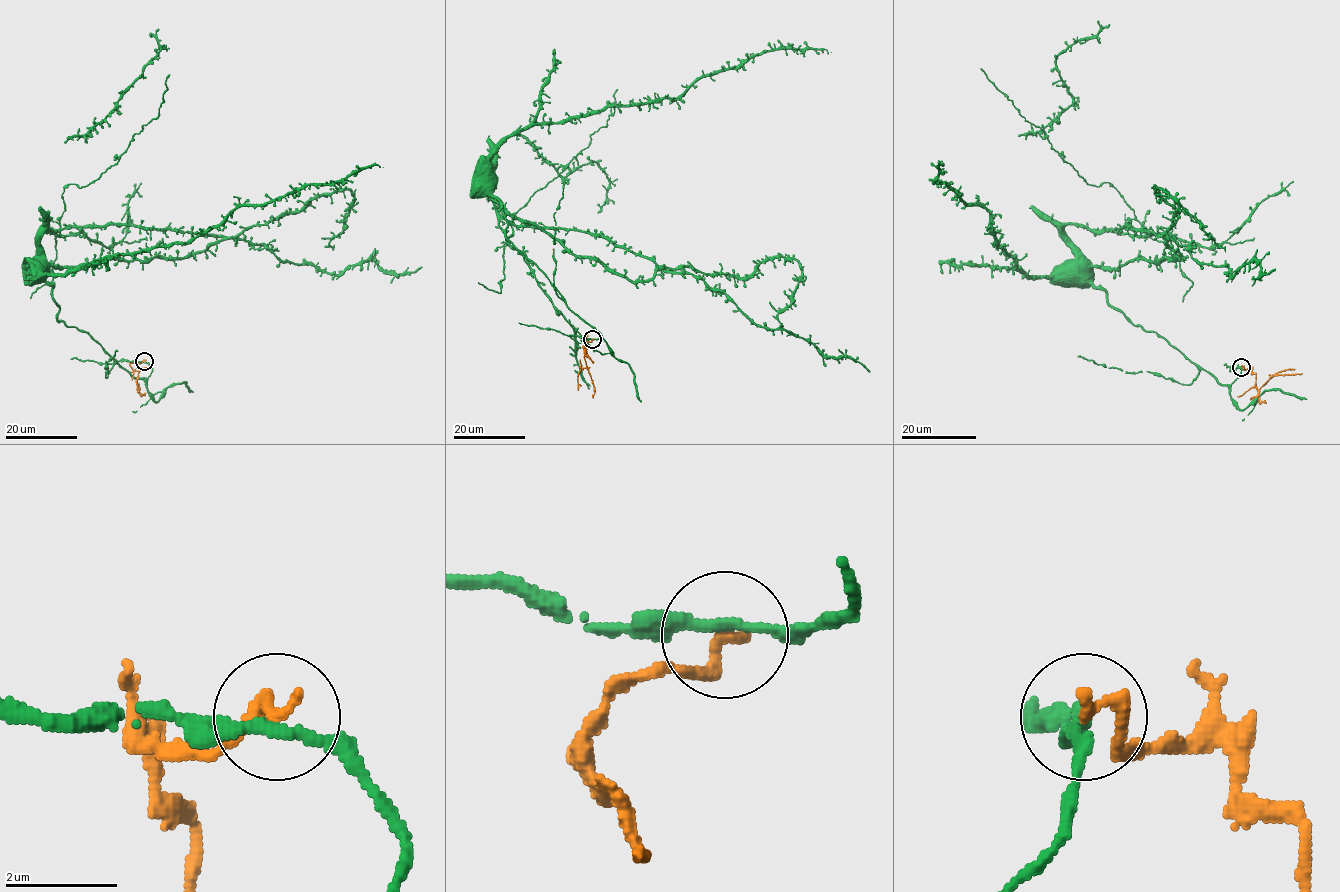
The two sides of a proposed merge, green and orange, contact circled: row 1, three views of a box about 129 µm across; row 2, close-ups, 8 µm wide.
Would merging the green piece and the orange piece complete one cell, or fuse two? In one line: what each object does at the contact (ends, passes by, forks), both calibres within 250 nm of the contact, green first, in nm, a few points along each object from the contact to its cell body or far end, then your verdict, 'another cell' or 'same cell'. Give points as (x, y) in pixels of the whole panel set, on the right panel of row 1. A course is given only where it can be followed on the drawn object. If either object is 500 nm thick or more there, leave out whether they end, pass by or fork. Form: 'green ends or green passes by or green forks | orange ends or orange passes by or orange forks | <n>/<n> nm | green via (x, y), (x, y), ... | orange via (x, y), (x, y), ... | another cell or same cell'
green passes by | orange ends | 190/240 nm | green via (1241, 367), (1230, 384), (1221, 384), (1163, 337), (1133, 324), (1108, 302), (1103, 290), (1072, 280), (1058, 266) | orange via (1242, 367), (1255, 375), (1258, 389), (1272, 376), (1302, 373) | another cell

